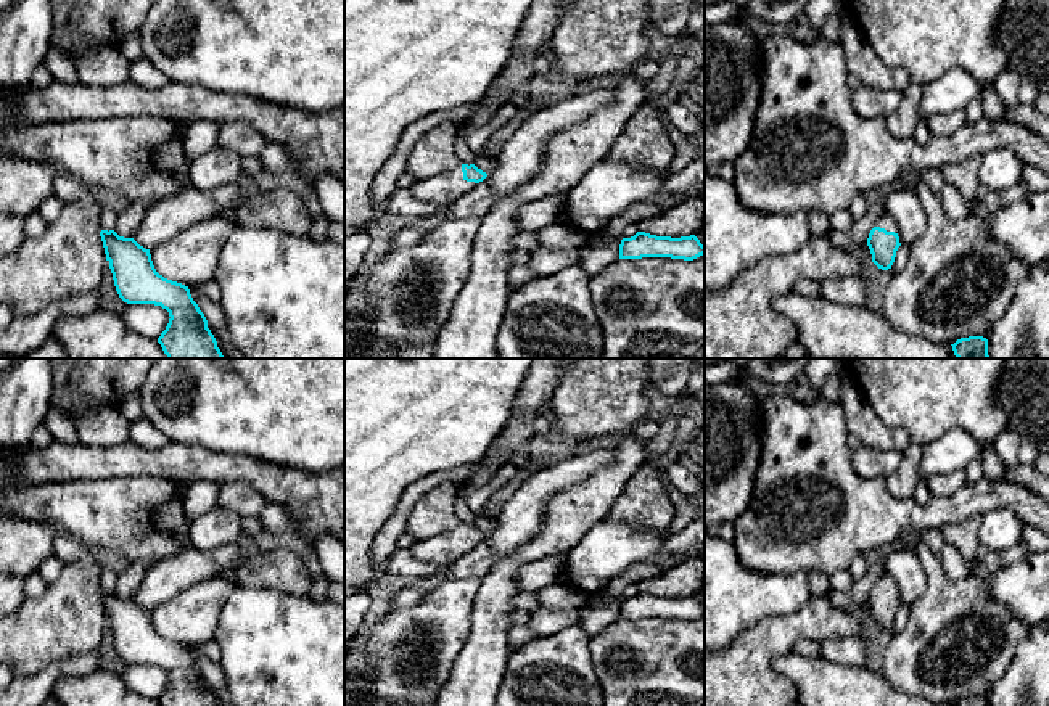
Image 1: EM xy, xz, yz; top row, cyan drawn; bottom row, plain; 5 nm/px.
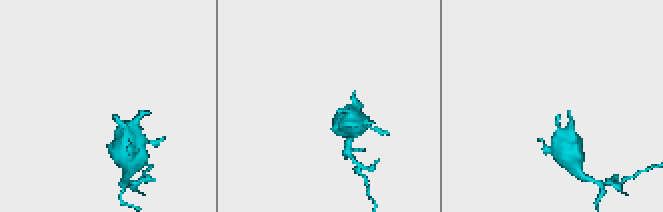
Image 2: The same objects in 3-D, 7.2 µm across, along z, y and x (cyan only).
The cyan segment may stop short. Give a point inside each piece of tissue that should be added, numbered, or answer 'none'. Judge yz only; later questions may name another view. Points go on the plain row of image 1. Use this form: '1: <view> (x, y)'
1: yz (885, 581)

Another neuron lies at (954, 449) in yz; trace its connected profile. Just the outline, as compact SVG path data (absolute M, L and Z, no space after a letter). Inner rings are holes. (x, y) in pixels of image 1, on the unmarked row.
M948 428L936 441L922 445L924 478L965 470L980 455L980 442L964 428Z

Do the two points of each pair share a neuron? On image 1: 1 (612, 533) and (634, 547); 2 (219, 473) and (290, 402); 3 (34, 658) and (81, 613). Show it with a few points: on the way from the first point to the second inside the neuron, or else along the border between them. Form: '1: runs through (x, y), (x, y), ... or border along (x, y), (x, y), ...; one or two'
1: runs through (617, 537), (623, 544), (629, 544); one
2: border along (201, 446), (219, 452), (246, 454), (275, 463); two
3: runs through (45, 647), (69, 623); one

